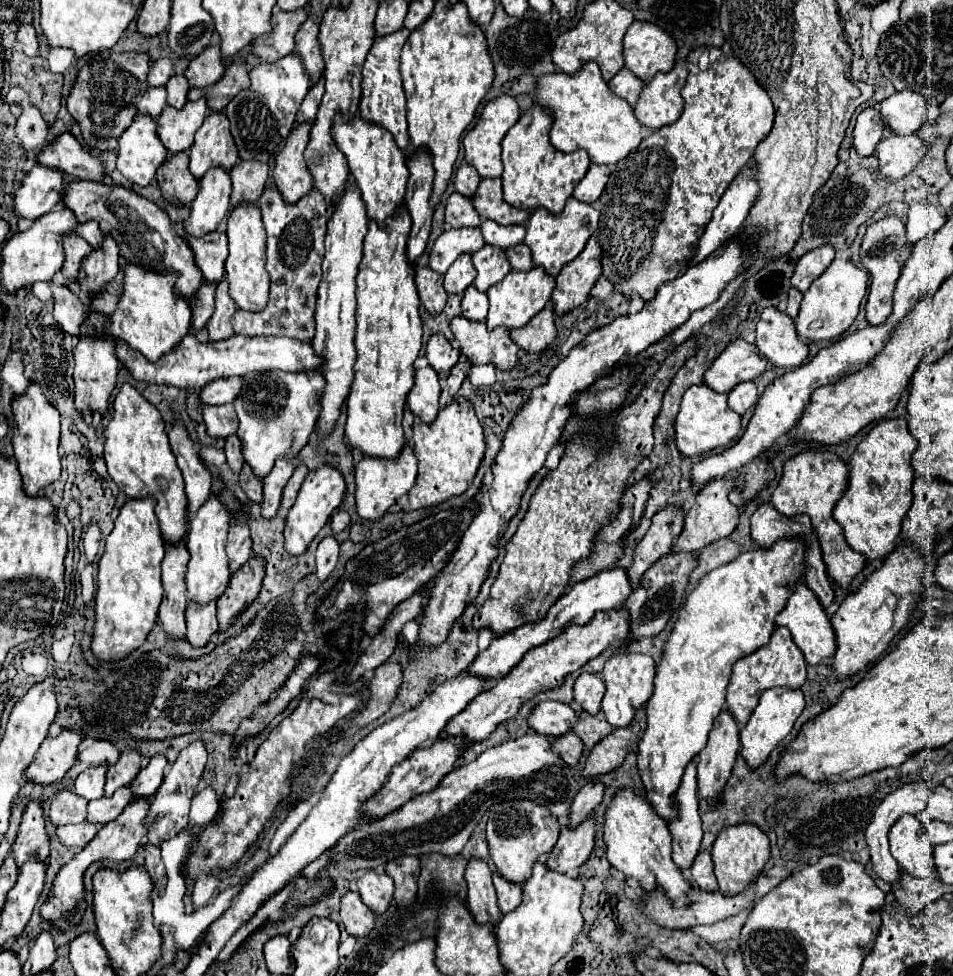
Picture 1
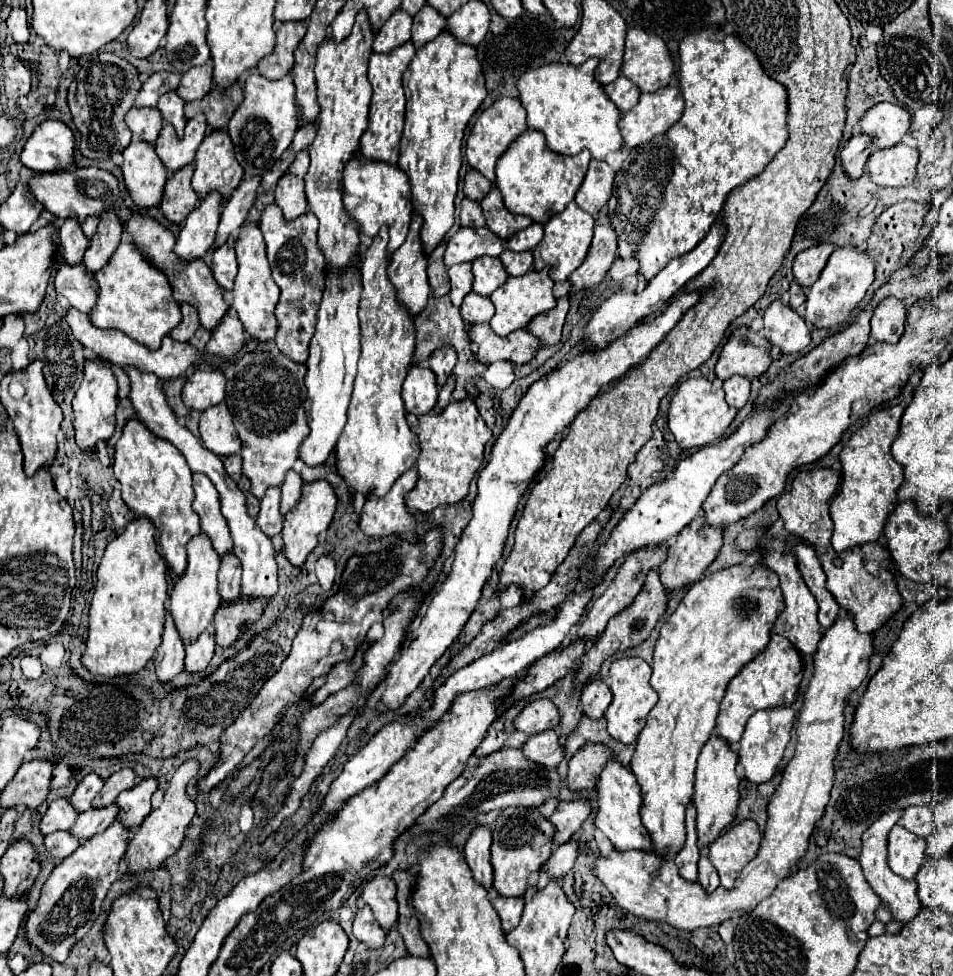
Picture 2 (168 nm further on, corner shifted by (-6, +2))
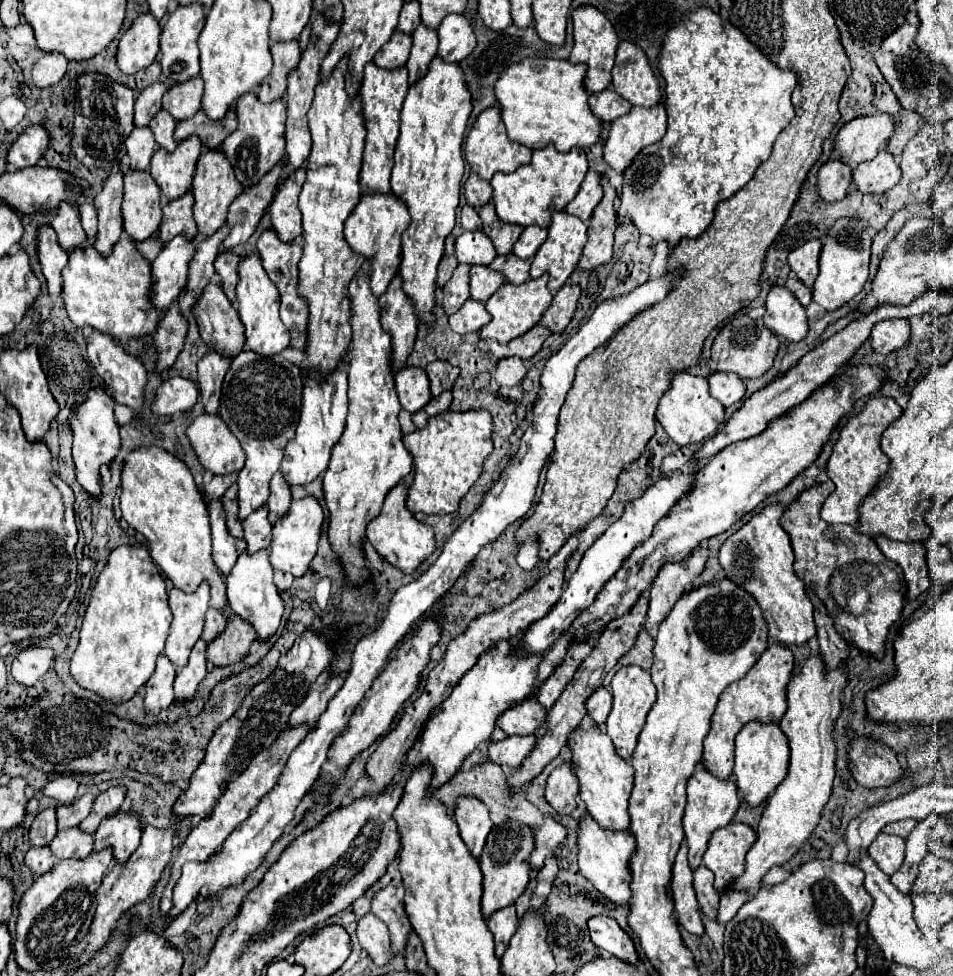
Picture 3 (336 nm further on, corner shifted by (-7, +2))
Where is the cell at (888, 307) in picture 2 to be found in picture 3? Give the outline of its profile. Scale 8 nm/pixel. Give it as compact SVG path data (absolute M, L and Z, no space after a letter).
M886 319L876 323L870 333L870 343L876 353L888 355L892 351L902 349L910 343L910 325L908 319Z

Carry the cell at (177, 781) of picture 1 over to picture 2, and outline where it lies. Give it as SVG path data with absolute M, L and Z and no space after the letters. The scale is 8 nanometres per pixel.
M189 759L185 761L173 775L167 791L165 791L165 799L163 803L153 809L143 823L135 829L135 833L129 837L129 849L127 849L127 859L129 859L129 871L137 873L143 869L157 869L165 863L167 857L171 857L183 843L185 837L185 829L189 827L193 815L195 815L195 803L187 793L187 783L199 773L201 763L197 759Z

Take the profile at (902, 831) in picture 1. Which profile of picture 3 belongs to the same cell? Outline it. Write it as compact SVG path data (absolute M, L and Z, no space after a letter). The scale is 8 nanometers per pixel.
M878 833L872 845L868 847L868 855L886 875L894 875L904 861L904 839L896 835Z

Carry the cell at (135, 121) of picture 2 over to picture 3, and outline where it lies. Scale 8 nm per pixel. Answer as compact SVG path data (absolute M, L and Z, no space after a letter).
M148 127L134 129L126 139L130 169L148 171L148 163L154 153L154 147L156 147L156 143L152 143L152 131L148 131Z

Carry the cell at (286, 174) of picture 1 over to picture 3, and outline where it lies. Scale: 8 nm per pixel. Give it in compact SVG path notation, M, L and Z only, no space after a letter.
M300 169L292 173L276 191L274 201L270 203L272 229L278 233L280 241L292 243L300 237L300 209L296 207L296 199L302 191L302 183L306 179L306 171Z

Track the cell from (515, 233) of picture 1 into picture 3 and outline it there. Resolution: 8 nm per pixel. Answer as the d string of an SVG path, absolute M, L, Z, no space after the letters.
M526 227L520 235L520 239L514 245L514 253L520 259L532 259L538 251L538 247L546 241L546 229L542 227Z

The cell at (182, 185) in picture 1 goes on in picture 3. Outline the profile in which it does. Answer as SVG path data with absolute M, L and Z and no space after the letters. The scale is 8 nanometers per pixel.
M188 191L184 197L172 203L166 203L162 207L164 217L158 231L158 239L162 243L172 241L176 235L186 235L186 239L194 239L198 235L196 223L192 219L192 205L194 205L194 199L192 199L192 193Z

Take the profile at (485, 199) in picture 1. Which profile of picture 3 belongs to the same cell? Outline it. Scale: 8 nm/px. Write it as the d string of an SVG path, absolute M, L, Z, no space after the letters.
M486 203L480 211L478 211L482 225L484 225L484 233L490 237L490 241L494 243L494 249L498 255L508 255L512 253L514 243L518 241L522 227L512 227L510 223L500 223L500 219L496 219L496 211L492 211L492 203Z

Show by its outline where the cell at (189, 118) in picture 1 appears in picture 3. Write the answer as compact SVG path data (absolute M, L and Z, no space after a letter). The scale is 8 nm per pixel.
M184 139L184 143L178 143L176 151L156 151L152 155L148 173L160 187L162 199L174 201L190 191L200 151L200 139Z

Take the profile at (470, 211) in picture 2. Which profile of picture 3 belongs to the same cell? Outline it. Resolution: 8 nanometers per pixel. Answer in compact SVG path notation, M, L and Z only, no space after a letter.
M470 205L462 207L462 211L460 211L460 225L462 225L464 231L480 229L480 217L478 217L474 207L470 207Z

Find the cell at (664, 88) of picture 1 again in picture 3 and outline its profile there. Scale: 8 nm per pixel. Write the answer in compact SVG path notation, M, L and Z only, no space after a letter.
M656 105L648 111L634 107L610 125L610 137L604 143L604 161L618 173L624 173L642 147L656 143L666 131L666 109Z

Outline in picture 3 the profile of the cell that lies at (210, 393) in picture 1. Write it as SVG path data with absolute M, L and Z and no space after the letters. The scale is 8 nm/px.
M170 377L160 383L156 389L156 399L152 403L154 415L174 415L184 413L194 407L198 399L198 387L194 381L184 377Z

